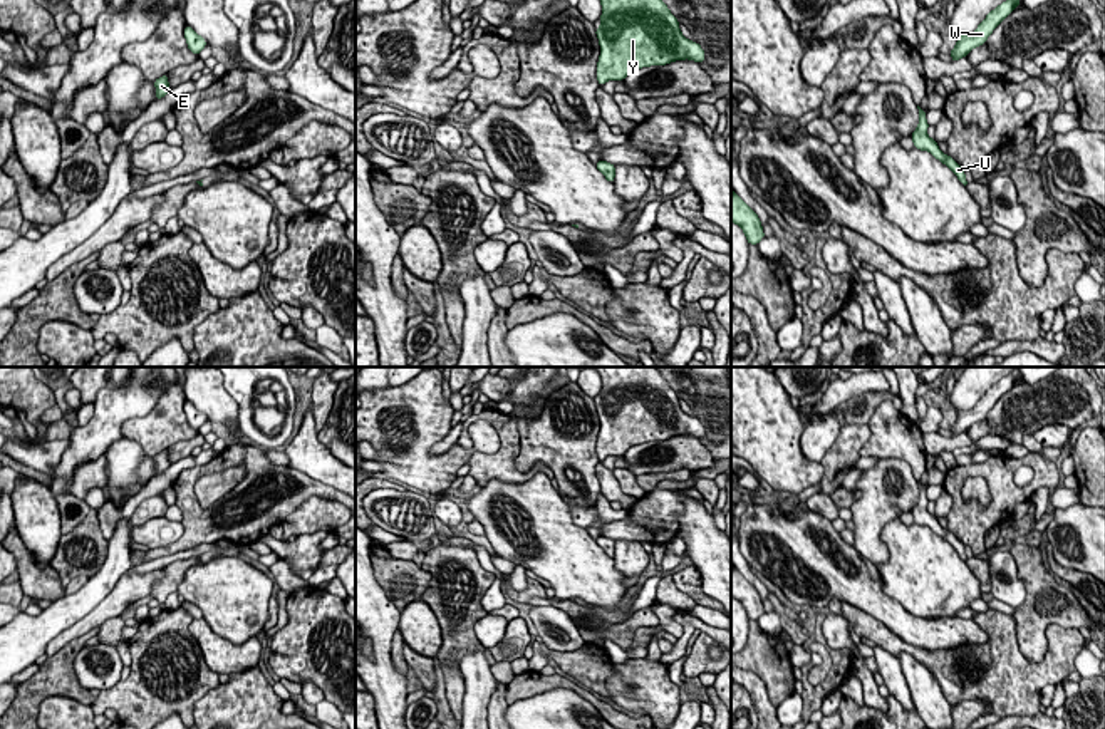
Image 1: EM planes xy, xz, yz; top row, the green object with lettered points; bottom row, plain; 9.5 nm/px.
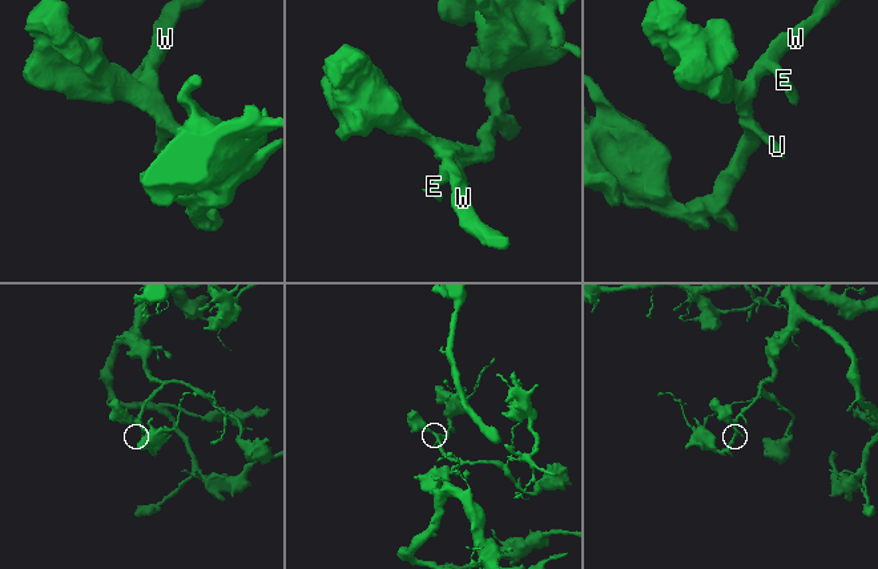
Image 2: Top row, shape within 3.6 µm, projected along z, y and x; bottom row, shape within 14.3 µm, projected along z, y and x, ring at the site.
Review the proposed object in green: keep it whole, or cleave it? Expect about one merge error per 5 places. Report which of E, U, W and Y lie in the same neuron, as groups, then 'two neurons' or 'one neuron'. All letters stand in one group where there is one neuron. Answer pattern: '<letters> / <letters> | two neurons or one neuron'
E U W Y | one neuron

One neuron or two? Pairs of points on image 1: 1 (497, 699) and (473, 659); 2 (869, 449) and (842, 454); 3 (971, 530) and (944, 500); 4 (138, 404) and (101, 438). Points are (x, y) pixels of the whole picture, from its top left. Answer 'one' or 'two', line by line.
1: two
2: two
3: two
4: one

